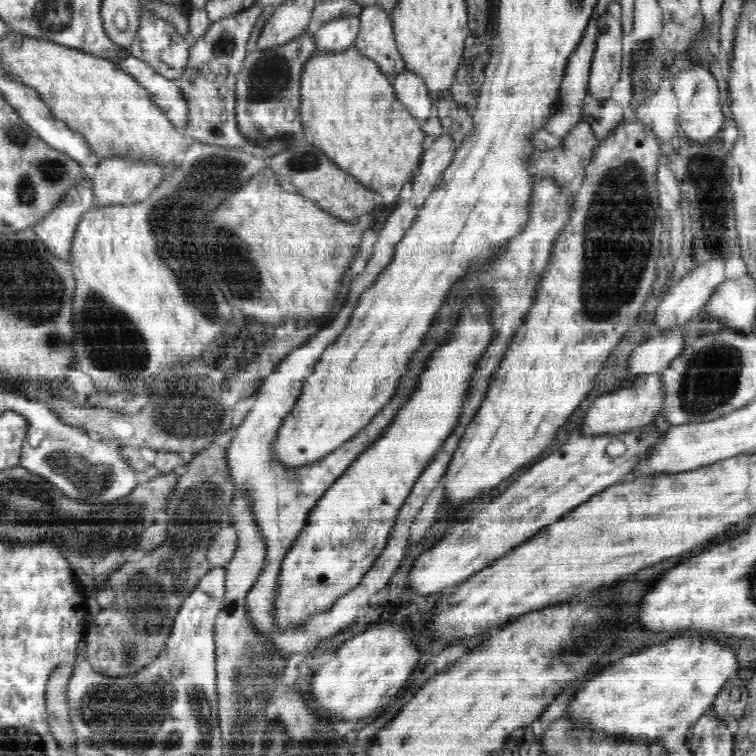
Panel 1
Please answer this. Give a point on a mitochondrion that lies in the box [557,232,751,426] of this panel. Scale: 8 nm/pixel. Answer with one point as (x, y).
(712, 376)

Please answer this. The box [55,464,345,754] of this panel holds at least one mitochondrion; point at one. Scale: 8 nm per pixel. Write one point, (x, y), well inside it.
(114, 714)

